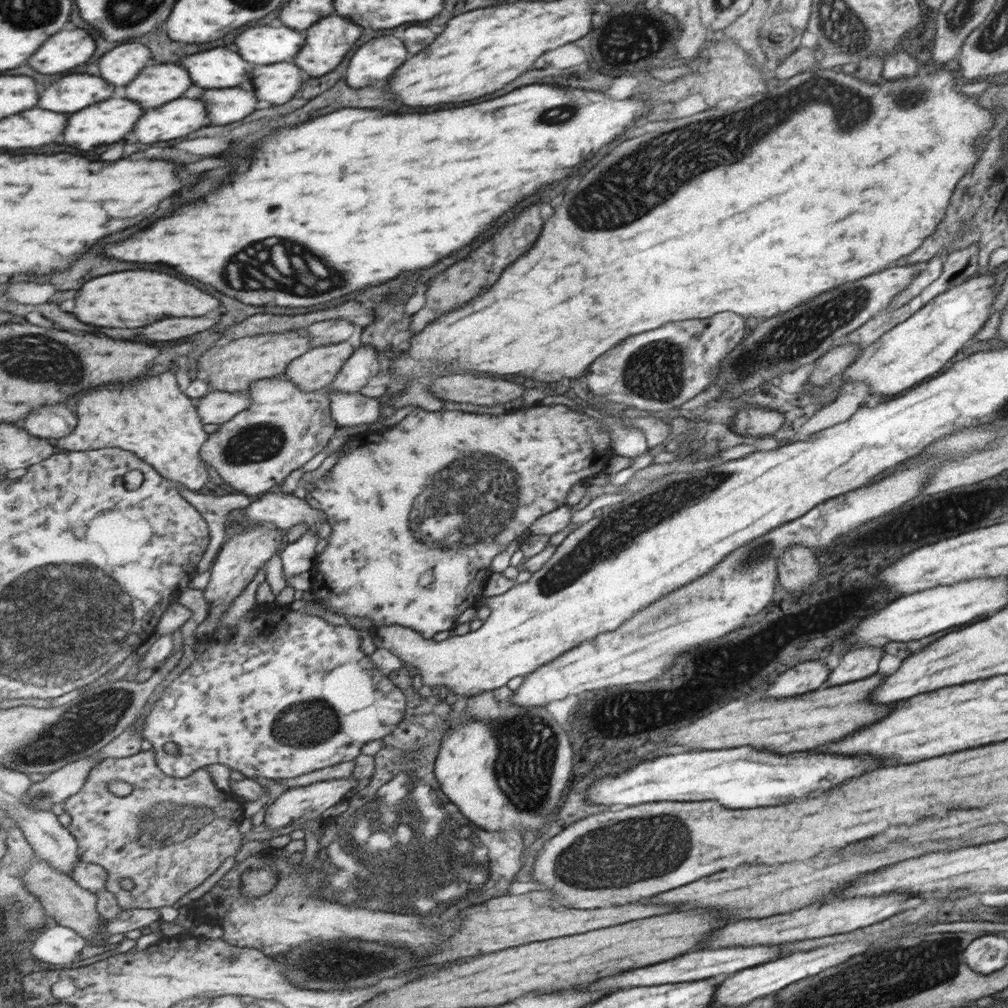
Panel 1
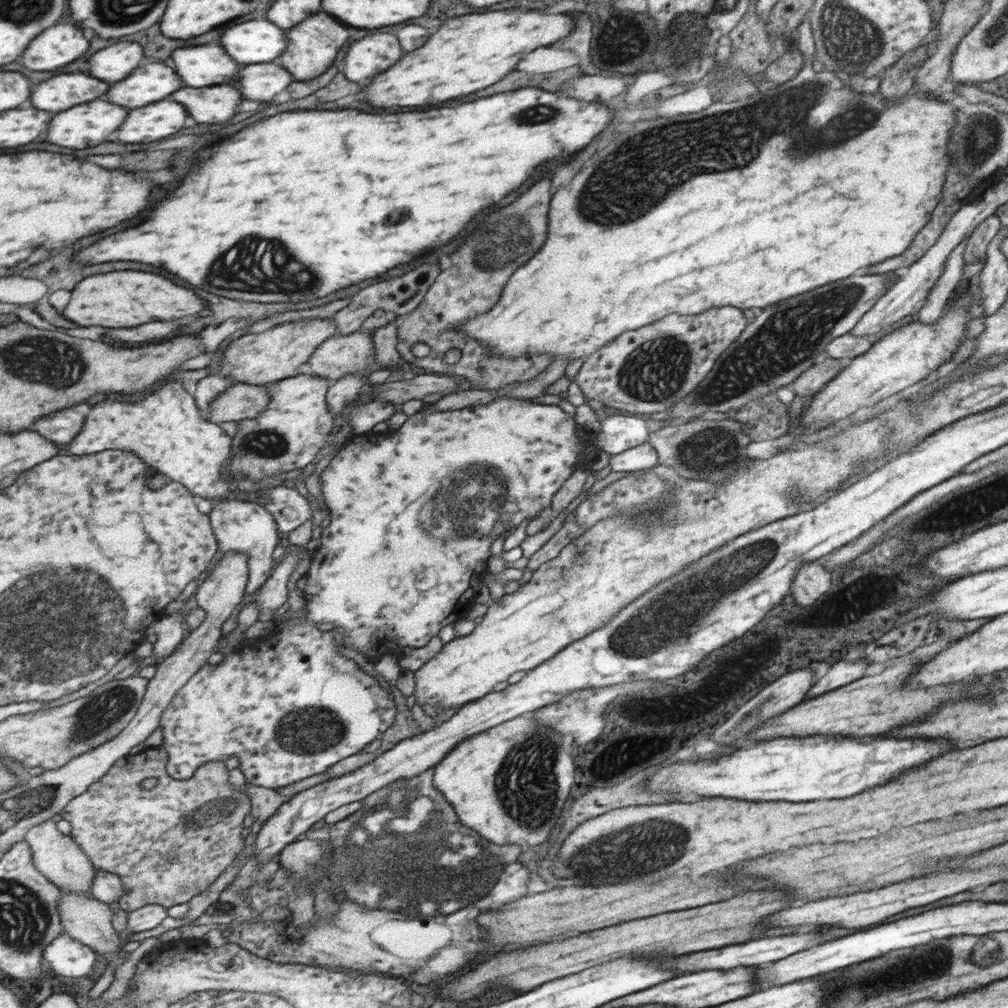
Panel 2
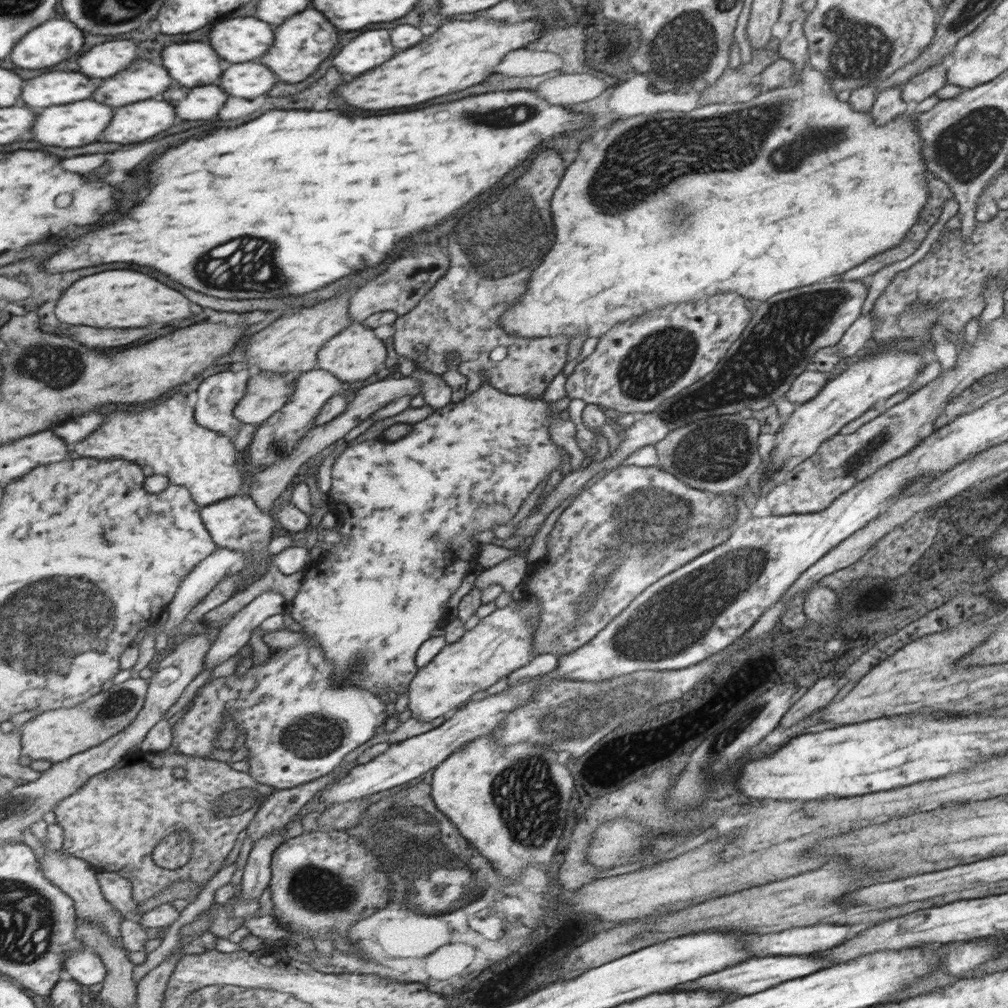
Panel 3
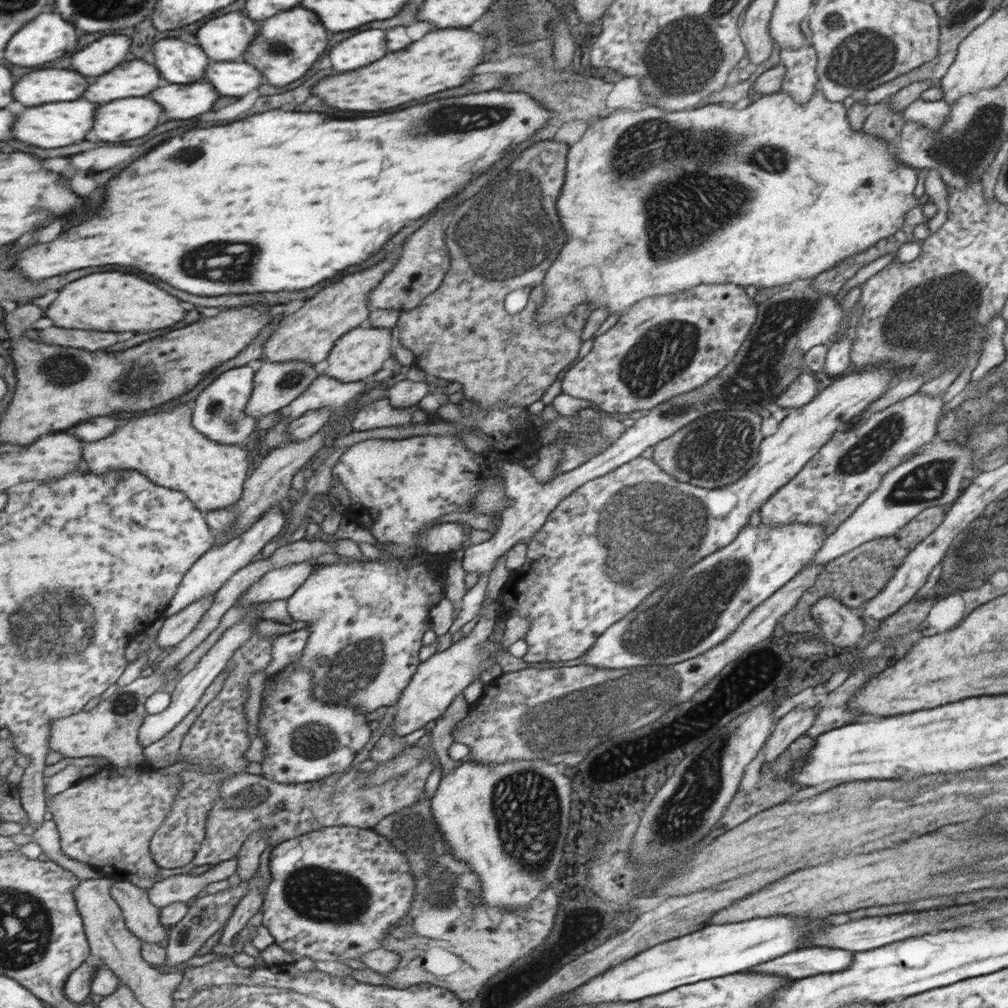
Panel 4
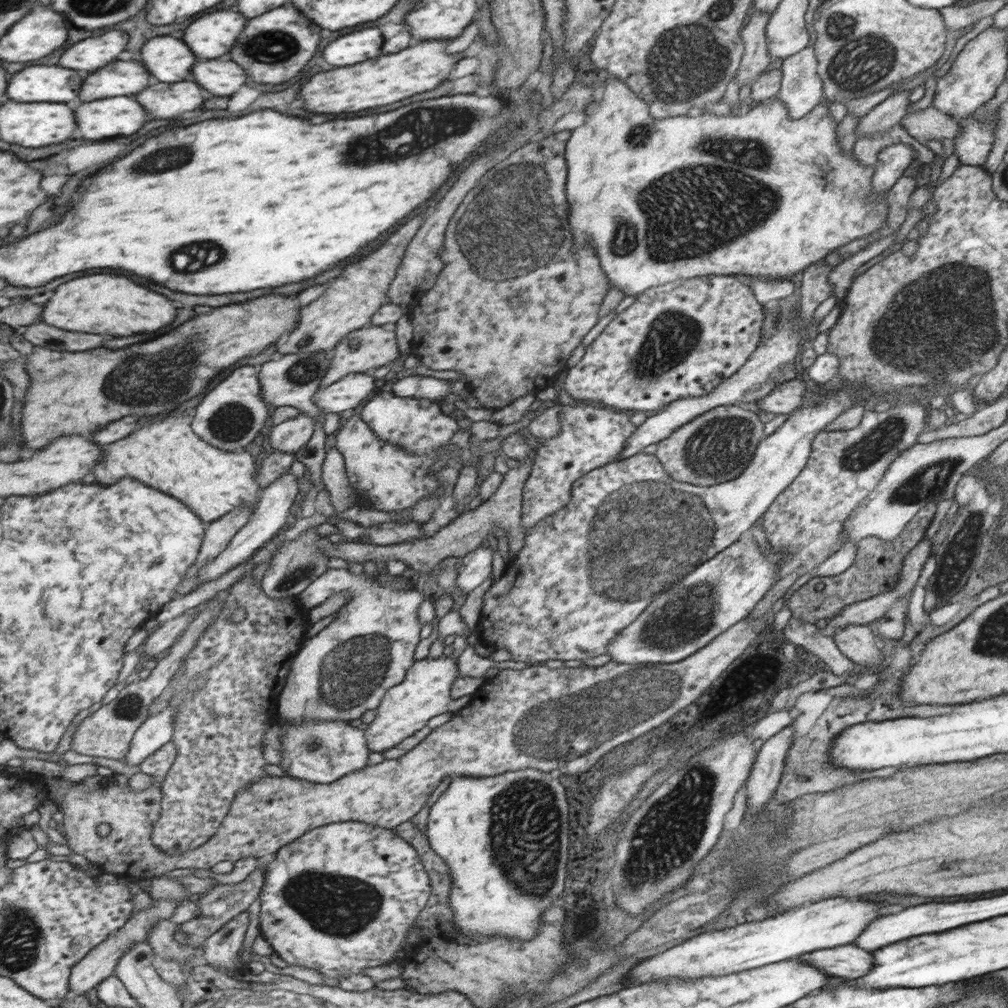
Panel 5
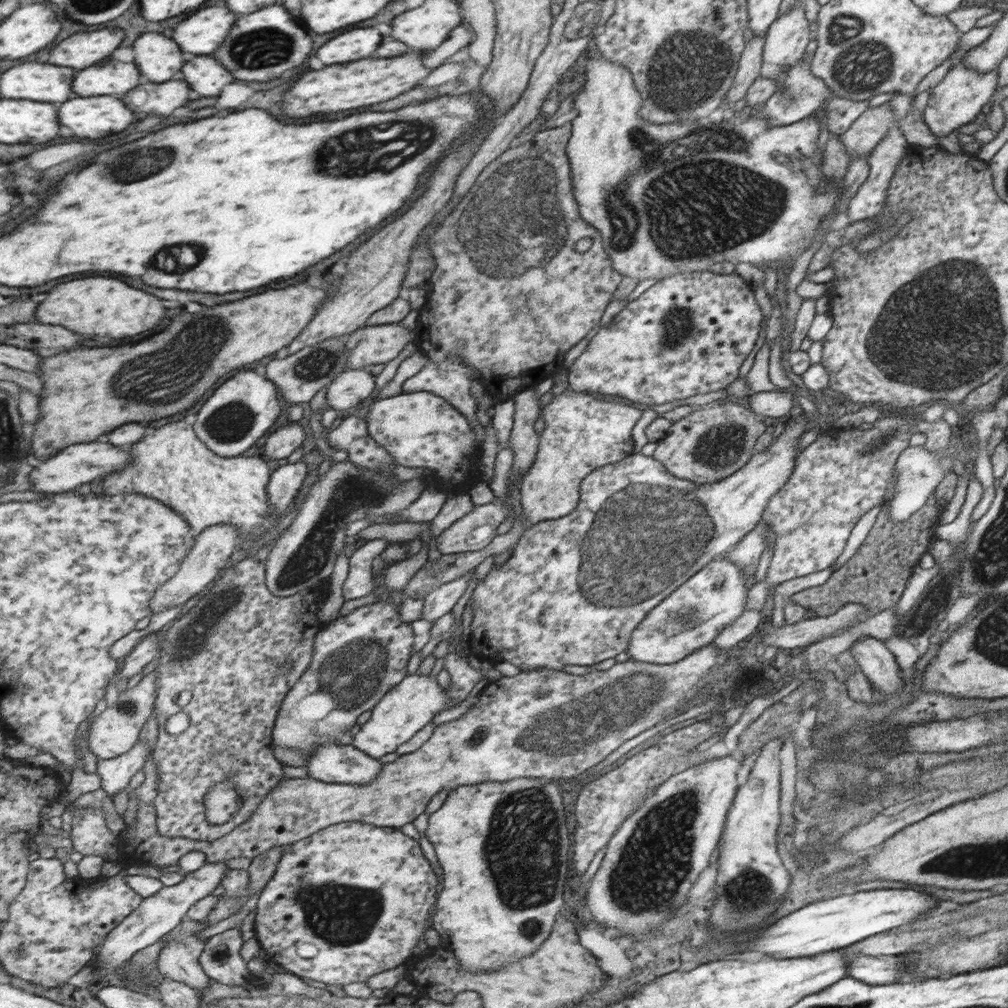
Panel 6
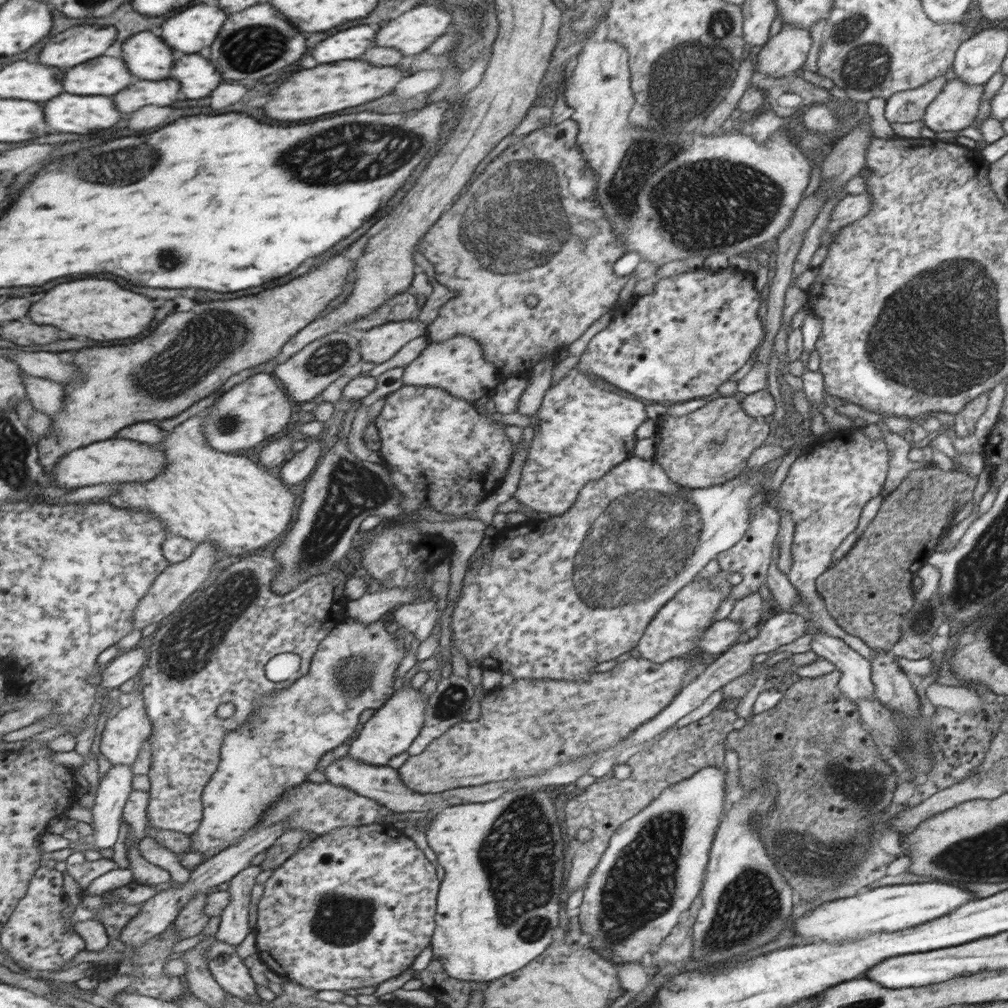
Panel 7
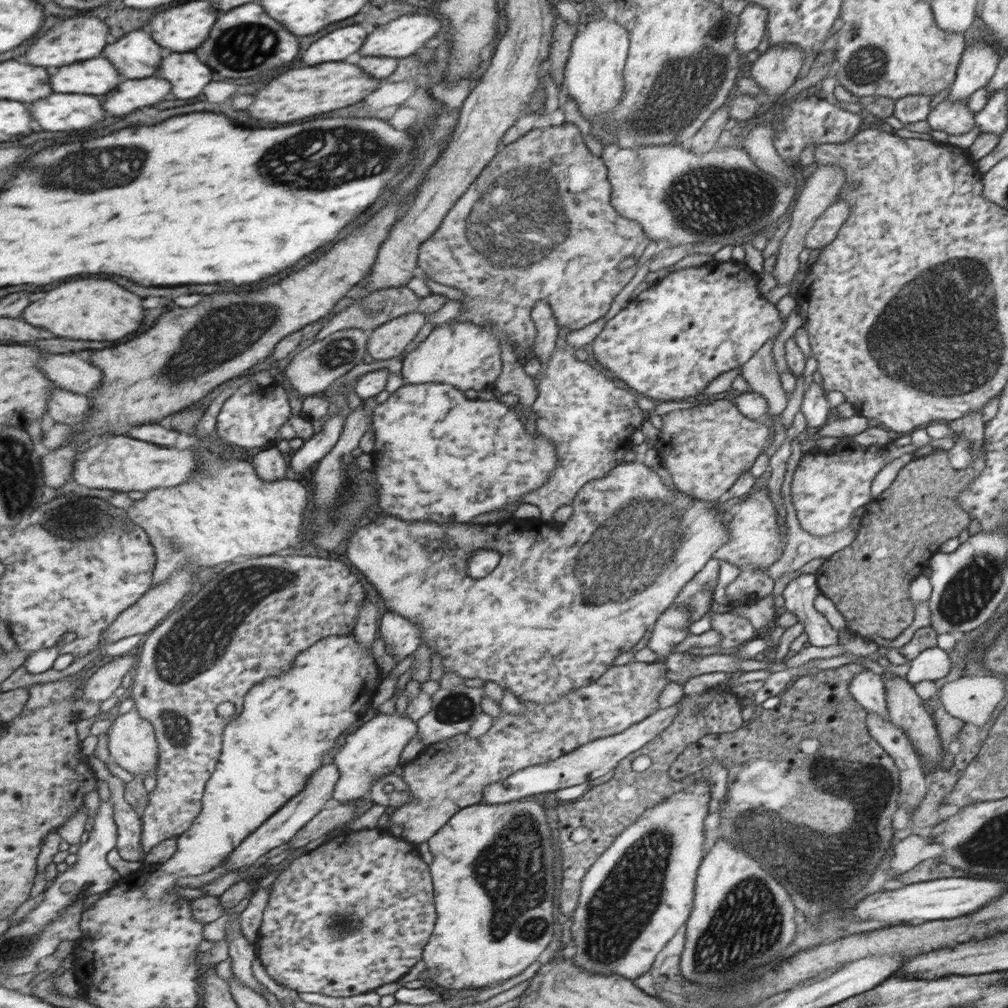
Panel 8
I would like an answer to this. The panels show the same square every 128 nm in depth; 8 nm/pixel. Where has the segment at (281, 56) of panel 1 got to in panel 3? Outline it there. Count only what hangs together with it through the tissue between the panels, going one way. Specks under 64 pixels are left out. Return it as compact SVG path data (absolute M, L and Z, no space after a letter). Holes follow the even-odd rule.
M229 18L215 24L211 44L215 52L233 64L261 58L276 40L275 27L260 18Z

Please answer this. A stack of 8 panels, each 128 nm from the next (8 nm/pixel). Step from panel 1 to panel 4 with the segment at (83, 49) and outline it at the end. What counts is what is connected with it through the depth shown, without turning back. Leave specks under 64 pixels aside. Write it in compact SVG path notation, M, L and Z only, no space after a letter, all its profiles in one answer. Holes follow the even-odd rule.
M41 14L37 16L37 20L31 20L25 28L21 28L17 36L13 36L9 48L5 48L5 58L17 66L43 66L75 50L77 40L79 40L77 28L65 22L65 18L61 18L59 14Z

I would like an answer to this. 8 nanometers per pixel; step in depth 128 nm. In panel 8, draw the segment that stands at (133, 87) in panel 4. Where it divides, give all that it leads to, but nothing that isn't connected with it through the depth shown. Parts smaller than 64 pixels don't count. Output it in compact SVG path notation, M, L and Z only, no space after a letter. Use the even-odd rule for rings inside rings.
M95 58L59 68L53 76L53 90L71 94L107 94L121 82L119 72L107 58Z

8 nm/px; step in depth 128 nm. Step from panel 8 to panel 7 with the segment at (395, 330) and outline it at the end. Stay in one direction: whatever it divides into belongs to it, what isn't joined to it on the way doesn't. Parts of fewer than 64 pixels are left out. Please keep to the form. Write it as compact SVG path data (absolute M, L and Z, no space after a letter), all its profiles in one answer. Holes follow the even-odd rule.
M420 321L386 322L361 334L361 360L379 364L389 360L409 340L423 335L427 326Z

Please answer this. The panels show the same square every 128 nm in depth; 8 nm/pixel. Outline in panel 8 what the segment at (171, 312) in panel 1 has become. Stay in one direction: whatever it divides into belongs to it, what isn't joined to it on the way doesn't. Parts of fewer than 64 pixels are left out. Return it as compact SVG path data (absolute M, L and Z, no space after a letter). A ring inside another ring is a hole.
M77 280L67 282L55 290L51 290L45 298L33 302L23 318L33 326L41 326L51 330L61 338L73 340L119 340L127 334L135 332L141 326L145 316L143 298L125 290L117 282L111 280Z

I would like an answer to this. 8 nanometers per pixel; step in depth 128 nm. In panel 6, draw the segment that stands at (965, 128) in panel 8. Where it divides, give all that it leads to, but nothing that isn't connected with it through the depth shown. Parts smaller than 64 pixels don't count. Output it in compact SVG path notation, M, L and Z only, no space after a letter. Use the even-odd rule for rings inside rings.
M955 62L943 76L943 80L934 86L929 92L926 101L927 106L922 112L922 122L937 138L957 130L960 126L970 124L977 112L981 112L983 104L989 100L989 96L995 90L995 74L997 68L991 72L973 72L973 68L963 62Z

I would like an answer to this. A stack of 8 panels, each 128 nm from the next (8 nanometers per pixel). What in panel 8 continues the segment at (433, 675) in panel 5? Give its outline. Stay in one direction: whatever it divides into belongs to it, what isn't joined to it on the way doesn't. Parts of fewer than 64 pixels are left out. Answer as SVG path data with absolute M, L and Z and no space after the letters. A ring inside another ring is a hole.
M380 714L357 726L348 734L343 748L335 755L334 763L341 768L341 780L335 786L335 803L349 803L351 800L368 795L373 782L381 776L393 772L399 762L399 754L409 739L416 733L416 722L407 718L407 714Z

